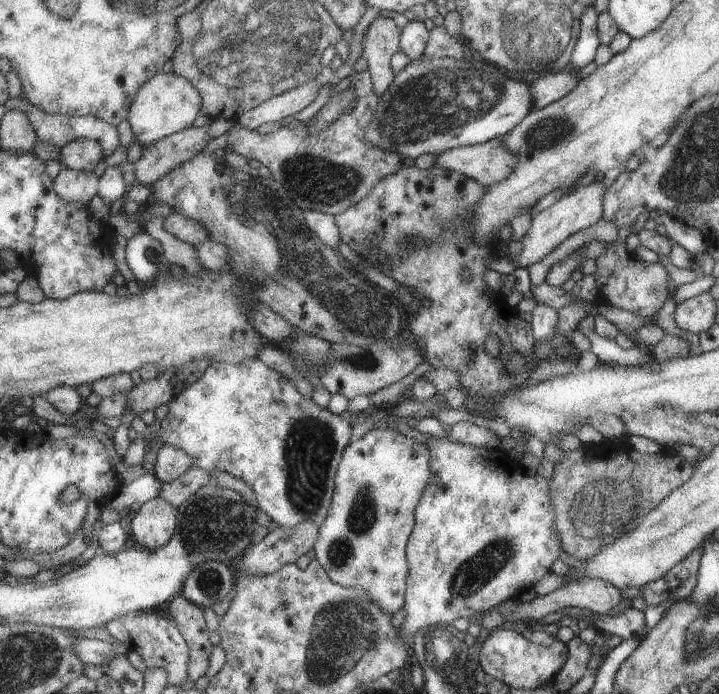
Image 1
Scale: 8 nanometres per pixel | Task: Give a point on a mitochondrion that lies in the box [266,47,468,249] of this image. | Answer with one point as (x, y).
(320, 182)

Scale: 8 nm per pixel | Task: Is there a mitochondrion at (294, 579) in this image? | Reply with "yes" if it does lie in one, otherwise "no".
no

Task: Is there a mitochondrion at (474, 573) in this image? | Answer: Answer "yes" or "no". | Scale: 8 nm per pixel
yes

